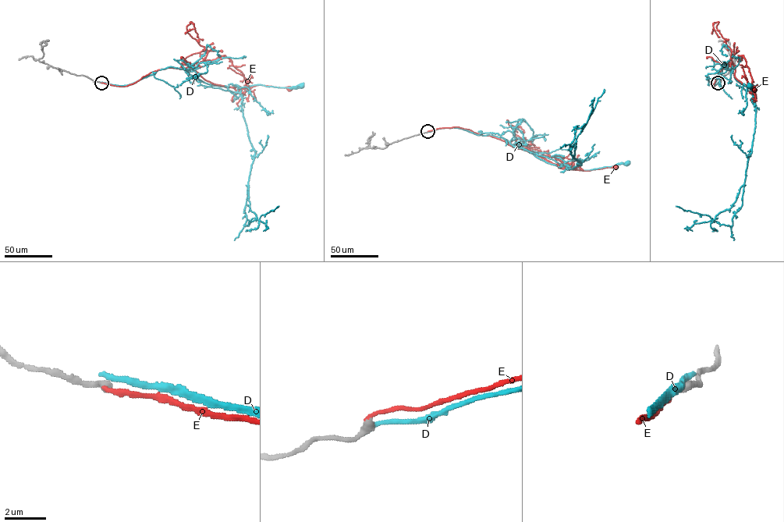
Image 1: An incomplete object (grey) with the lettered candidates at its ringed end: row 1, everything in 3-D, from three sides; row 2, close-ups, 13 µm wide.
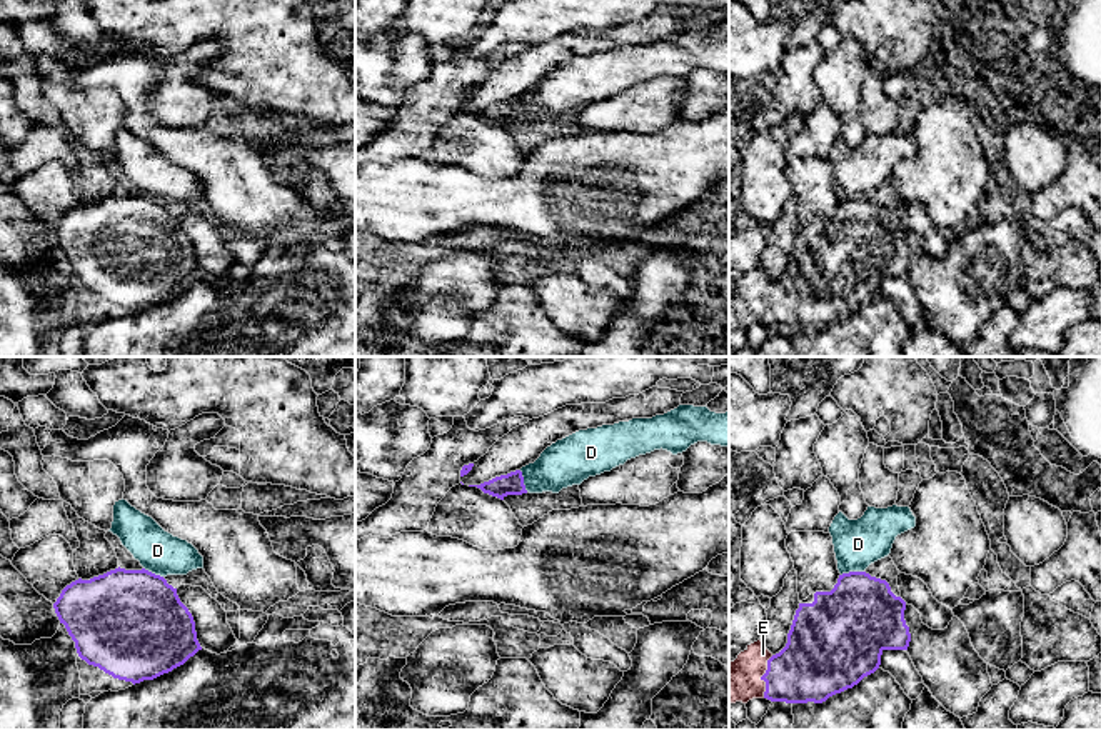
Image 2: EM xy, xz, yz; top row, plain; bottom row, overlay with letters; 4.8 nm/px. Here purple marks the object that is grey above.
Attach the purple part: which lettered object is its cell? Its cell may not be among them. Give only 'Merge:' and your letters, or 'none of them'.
Merge: E

